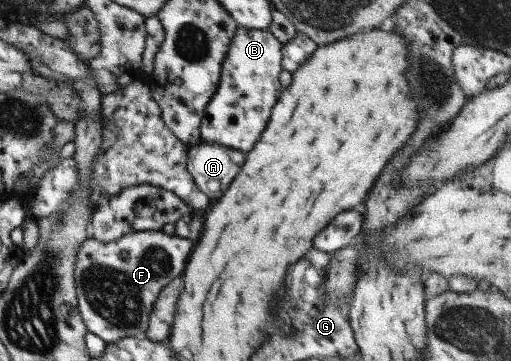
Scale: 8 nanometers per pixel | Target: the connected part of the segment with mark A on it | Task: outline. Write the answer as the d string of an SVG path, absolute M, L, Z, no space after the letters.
M202 141L186 146L185 154L186 170L209 198L222 195L245 160L245 152Z

